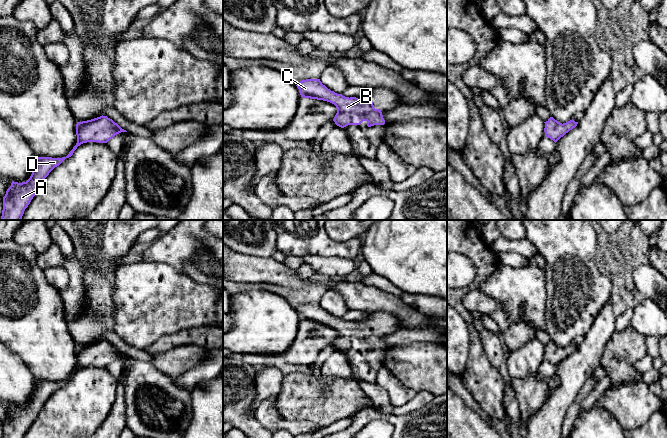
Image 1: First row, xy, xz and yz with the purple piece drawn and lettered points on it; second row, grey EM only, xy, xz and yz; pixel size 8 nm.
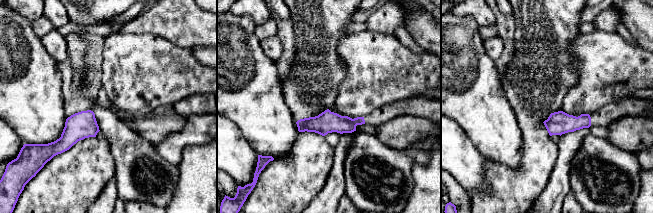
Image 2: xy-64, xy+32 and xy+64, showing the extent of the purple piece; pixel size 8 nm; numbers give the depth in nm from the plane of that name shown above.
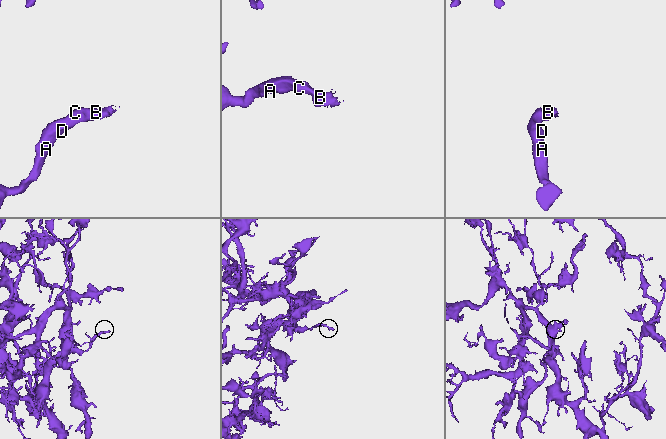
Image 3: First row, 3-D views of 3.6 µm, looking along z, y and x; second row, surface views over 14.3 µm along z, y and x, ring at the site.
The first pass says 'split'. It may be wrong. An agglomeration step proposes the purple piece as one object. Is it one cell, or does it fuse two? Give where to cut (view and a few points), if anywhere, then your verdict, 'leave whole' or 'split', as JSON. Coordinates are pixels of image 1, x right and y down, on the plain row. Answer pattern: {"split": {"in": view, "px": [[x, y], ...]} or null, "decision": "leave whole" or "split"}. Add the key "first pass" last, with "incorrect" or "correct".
{"split": null, "decision": "leave whole", "first pass": "incorrect"}

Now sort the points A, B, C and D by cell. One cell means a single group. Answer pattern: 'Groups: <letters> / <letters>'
Groups: A B C D

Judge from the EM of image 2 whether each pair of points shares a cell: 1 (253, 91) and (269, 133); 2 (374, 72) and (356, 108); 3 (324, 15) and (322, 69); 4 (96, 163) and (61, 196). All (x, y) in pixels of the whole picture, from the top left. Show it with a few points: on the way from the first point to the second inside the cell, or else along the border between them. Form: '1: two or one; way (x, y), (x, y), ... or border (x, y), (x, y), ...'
1: one; way (253, 101), (253, 116), (260, 123)
2: one; way (370, 81), (356, 99)
3: one; way (322, 28), (322, 56)
4: one; way (87, 170), (70, 187)

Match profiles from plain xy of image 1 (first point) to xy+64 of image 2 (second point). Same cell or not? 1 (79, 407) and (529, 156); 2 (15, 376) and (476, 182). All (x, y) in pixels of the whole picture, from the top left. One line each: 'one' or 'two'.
1: one
2: one

